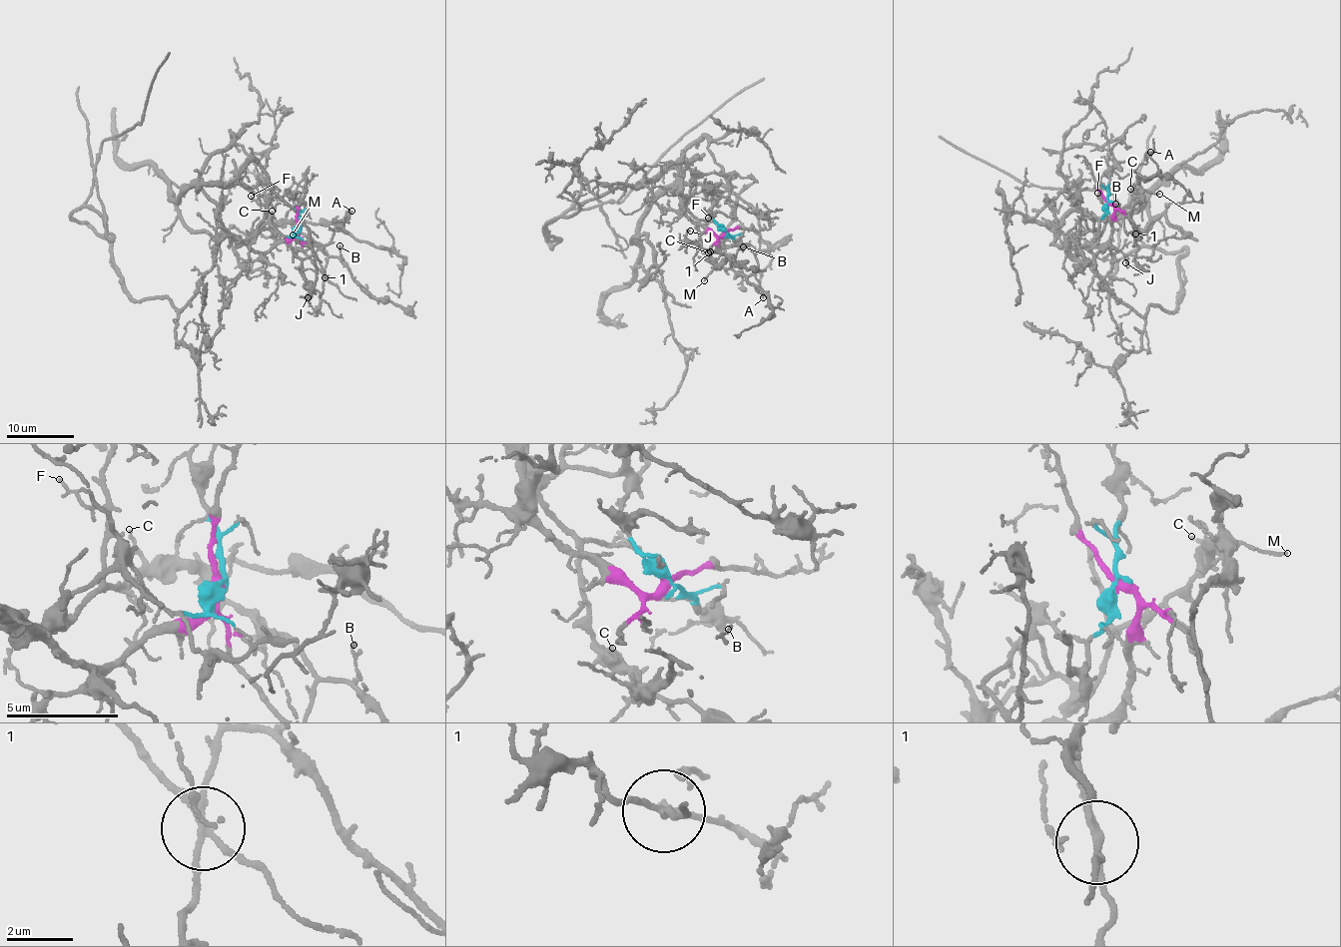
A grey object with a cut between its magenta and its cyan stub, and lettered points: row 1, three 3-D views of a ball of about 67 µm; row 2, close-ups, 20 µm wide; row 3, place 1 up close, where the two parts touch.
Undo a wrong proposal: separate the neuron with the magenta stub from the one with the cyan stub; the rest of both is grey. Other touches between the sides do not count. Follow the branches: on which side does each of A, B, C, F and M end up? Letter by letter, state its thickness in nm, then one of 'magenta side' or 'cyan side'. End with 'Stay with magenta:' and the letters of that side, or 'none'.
A: 100 nm | cyan side
B: 130 nm | cyan side
C: 110 nm | cyan side
F: 90 nm | cyan side
M: 100 nm | cyan side
Stay with magenta: none

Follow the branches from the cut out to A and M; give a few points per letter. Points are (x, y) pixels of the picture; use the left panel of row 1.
A: (301, 227), (293, 236), (282, 235), (269, 221), (253, 237), (276, 225), (348, 219), (352, 211)
M: (301, 227), (293, 236), (282, 235), (269, 221), (253, 237), (276, 225), (294, 225), (293, 235)

